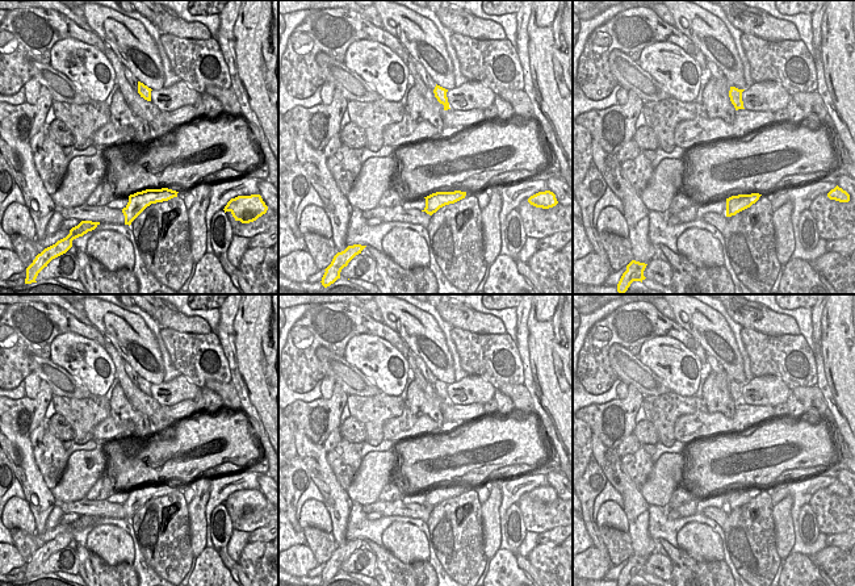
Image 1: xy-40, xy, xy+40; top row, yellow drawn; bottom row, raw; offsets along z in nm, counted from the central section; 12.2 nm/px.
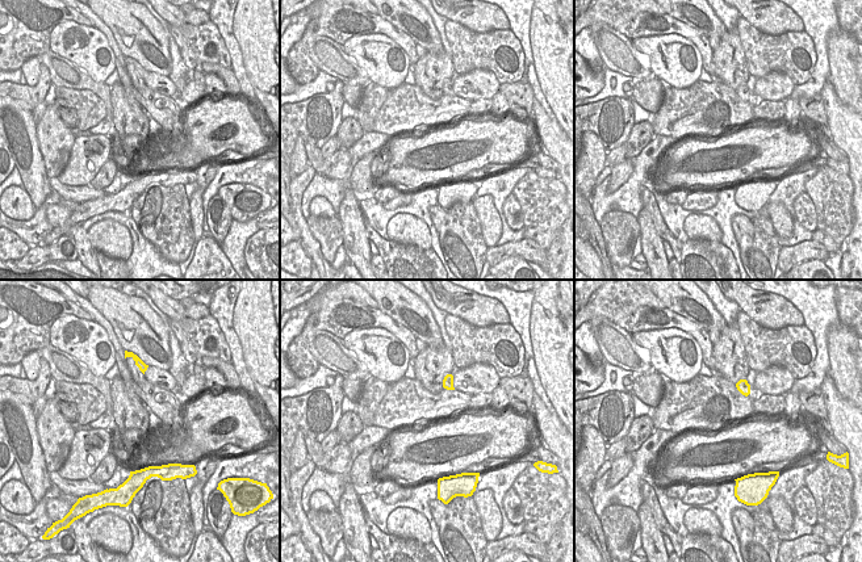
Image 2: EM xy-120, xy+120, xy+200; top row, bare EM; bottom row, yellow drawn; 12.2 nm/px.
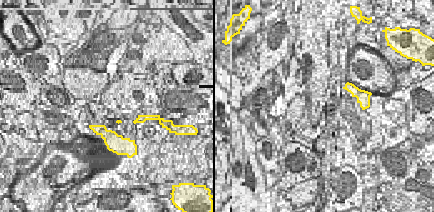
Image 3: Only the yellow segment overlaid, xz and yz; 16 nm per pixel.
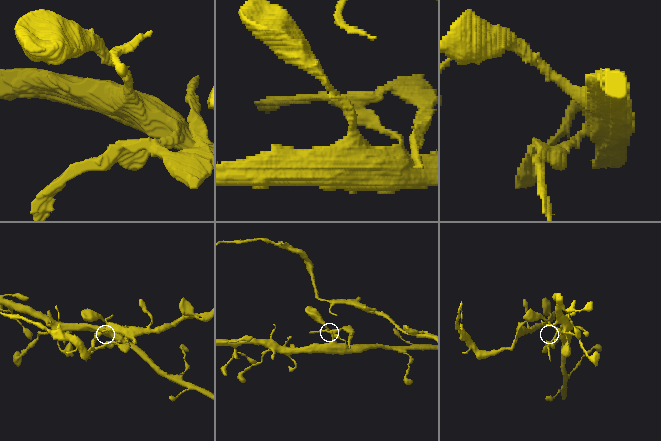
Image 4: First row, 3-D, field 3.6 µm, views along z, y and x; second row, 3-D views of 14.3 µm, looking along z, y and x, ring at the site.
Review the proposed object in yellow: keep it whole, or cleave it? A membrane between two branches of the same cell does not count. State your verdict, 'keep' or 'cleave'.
cleave

